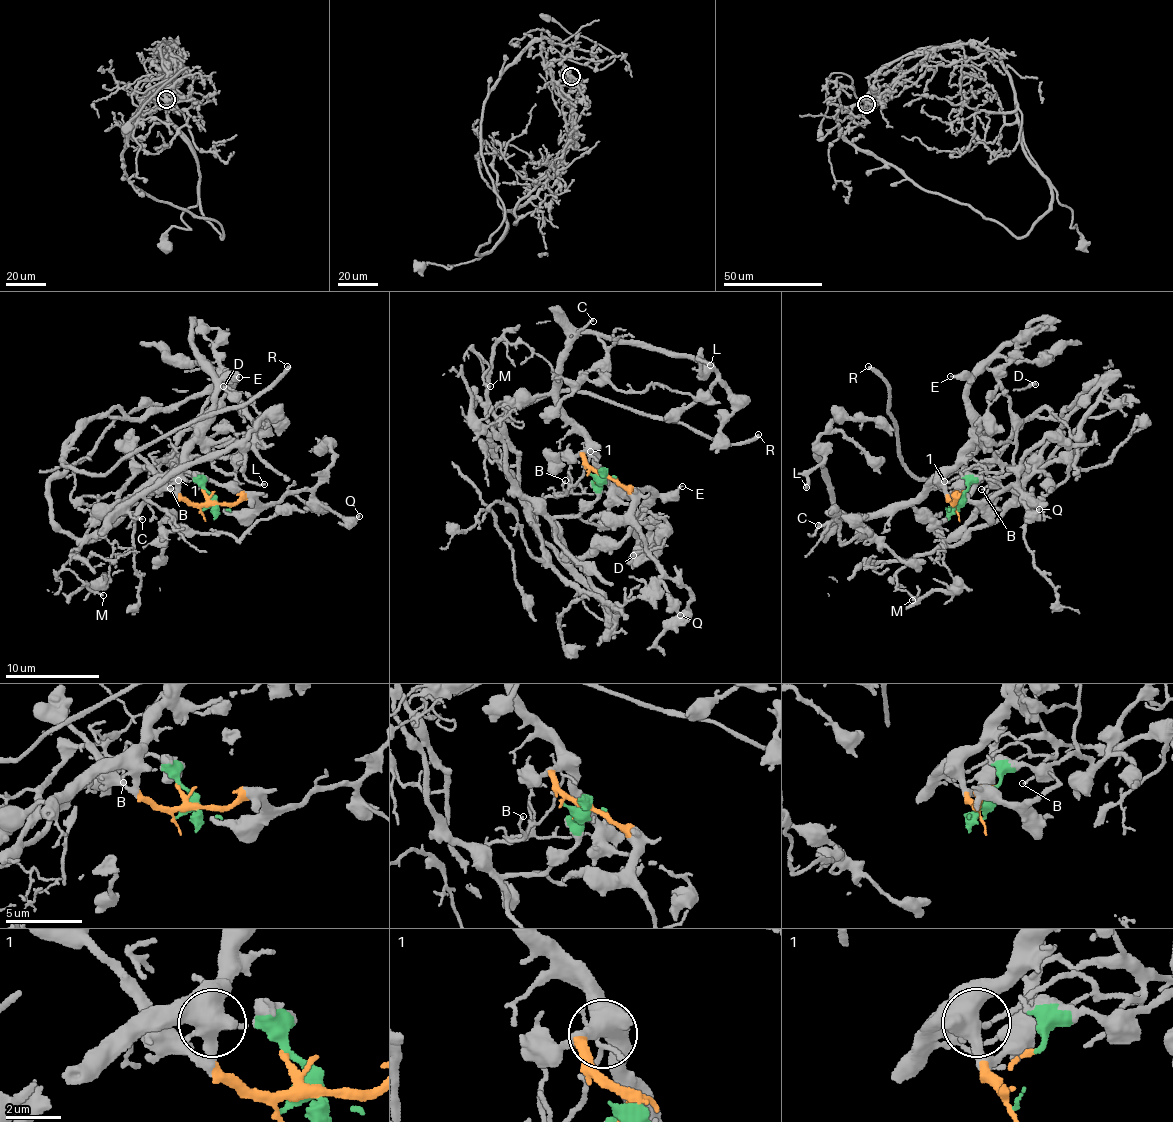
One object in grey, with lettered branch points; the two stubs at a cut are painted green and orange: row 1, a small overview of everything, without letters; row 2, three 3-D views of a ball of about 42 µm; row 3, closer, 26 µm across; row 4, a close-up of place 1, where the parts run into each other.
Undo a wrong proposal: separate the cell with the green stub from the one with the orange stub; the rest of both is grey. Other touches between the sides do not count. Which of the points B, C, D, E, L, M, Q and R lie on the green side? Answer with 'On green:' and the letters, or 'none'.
On green: B, M, R

